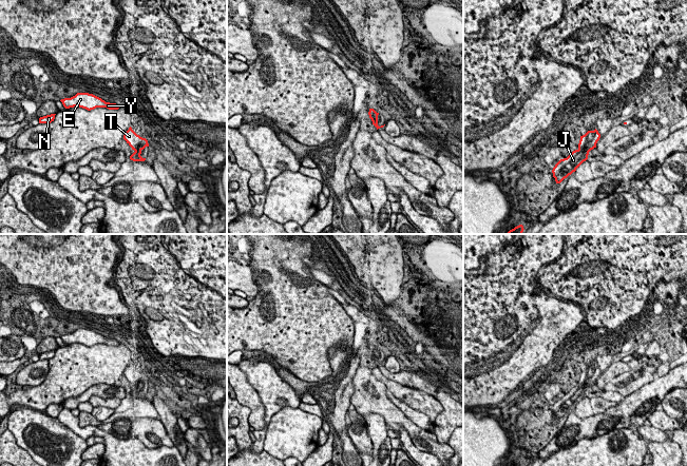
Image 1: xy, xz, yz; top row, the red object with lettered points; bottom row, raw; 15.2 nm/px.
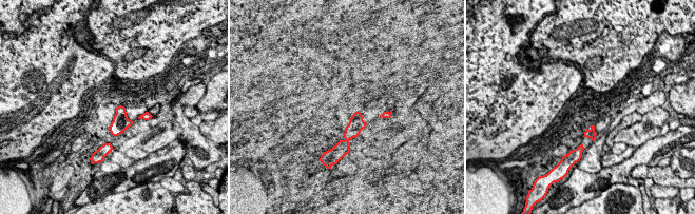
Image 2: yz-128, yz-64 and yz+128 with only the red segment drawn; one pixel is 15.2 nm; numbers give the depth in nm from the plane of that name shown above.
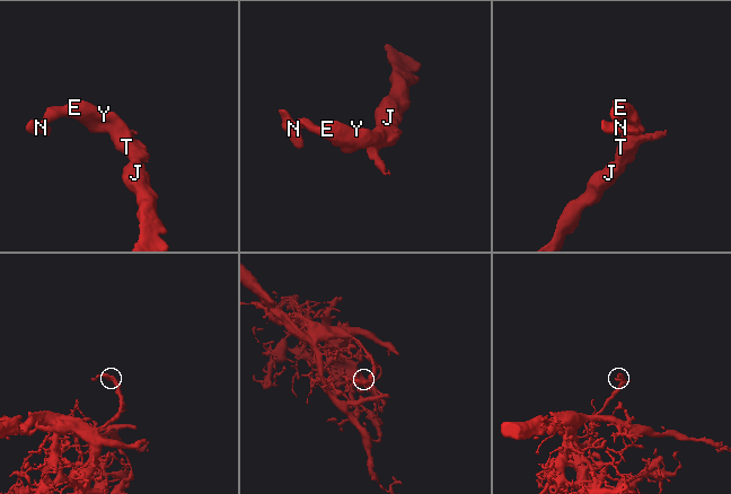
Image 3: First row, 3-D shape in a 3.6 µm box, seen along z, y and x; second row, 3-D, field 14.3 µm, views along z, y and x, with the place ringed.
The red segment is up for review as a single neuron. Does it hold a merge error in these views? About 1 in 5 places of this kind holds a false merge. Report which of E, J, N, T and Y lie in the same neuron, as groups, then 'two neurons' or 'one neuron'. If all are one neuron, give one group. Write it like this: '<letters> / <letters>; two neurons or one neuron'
E J N T Y; one neuron

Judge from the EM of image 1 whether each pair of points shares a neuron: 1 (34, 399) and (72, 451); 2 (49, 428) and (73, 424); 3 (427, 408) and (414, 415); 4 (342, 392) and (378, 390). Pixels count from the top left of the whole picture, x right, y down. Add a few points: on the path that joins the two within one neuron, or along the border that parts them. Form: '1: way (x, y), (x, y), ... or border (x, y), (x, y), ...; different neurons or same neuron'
1: border (22, 406), (43, 411); different neurons
2: border (56, 418), (86, 440); different neurons
3: border (399, 399), (428, 418), (432, 424), (430, 431); different neurons
4: border (359, 367), (352, 380), (354, 392), (349, 403); different neurons

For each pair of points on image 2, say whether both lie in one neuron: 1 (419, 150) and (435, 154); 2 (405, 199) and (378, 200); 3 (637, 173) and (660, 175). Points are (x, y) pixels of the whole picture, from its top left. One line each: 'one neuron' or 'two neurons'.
1: two neurons
2: one neuron
3: one neuron

